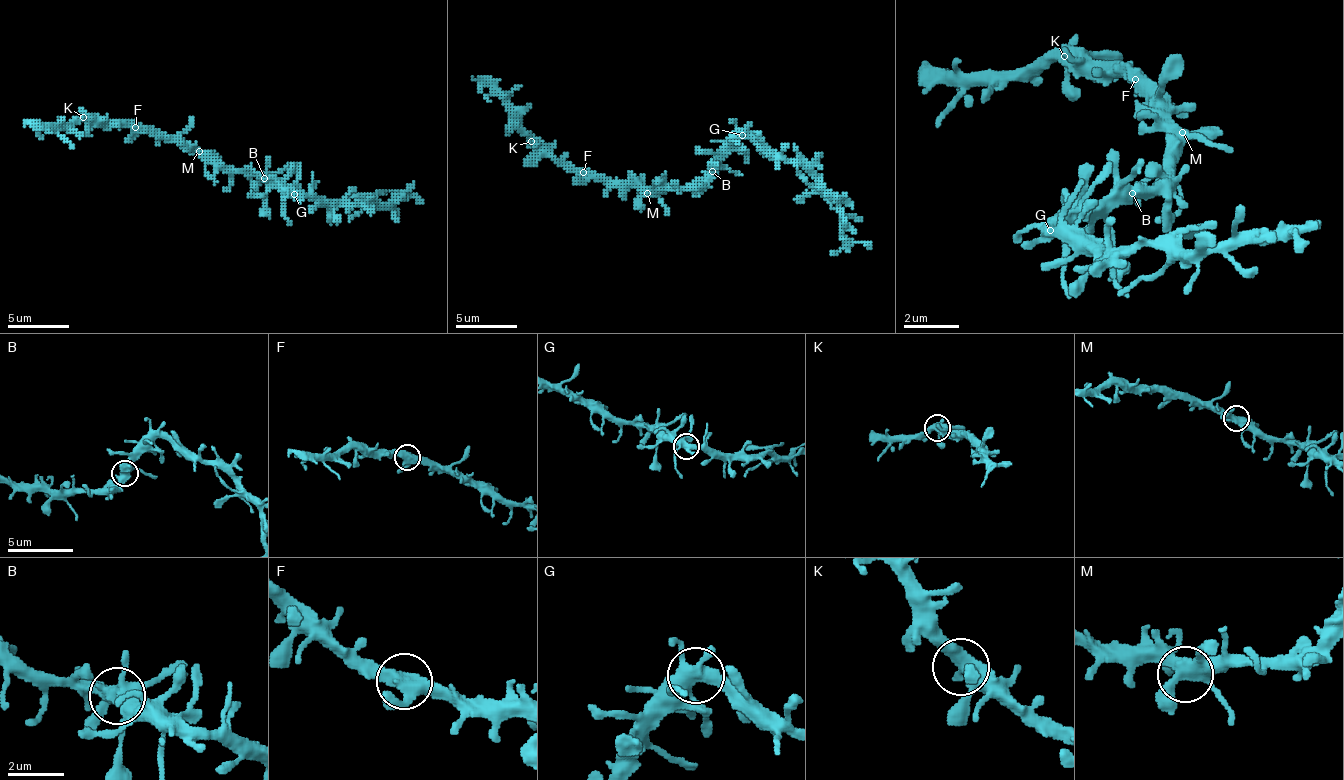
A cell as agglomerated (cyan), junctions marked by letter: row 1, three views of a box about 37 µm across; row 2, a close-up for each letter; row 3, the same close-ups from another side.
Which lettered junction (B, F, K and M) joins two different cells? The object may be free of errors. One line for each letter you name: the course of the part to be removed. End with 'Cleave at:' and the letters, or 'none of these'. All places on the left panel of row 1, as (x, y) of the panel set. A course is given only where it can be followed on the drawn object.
Cleave at: none of these

